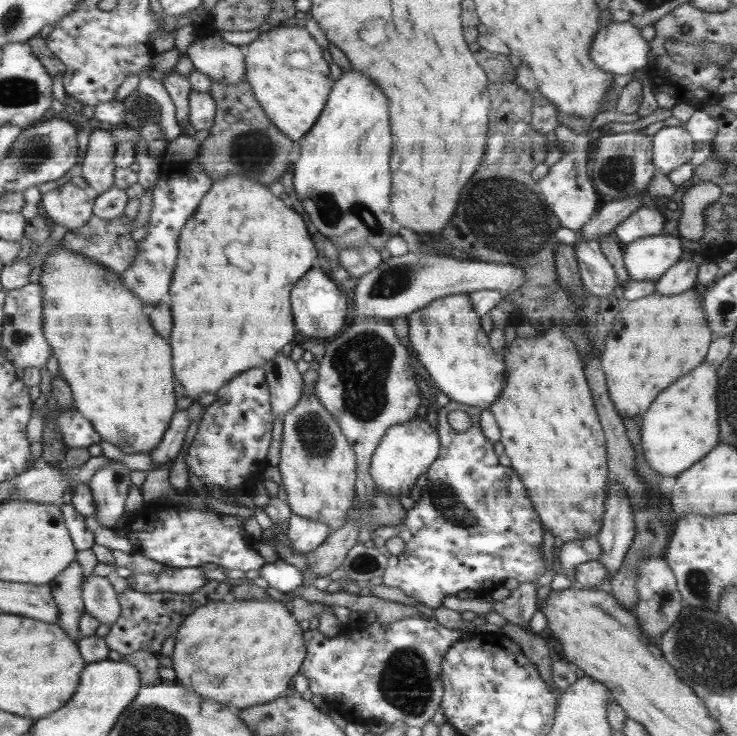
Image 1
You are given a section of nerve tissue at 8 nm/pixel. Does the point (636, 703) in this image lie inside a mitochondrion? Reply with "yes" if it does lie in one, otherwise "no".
no

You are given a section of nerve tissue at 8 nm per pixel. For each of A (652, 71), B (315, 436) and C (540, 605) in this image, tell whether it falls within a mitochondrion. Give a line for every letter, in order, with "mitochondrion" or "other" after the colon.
A: other
B: mitochondrion
C: other

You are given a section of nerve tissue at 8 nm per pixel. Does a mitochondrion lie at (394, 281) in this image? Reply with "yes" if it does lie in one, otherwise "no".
yes

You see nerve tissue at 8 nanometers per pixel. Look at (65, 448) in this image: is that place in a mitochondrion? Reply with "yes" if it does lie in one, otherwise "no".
no

